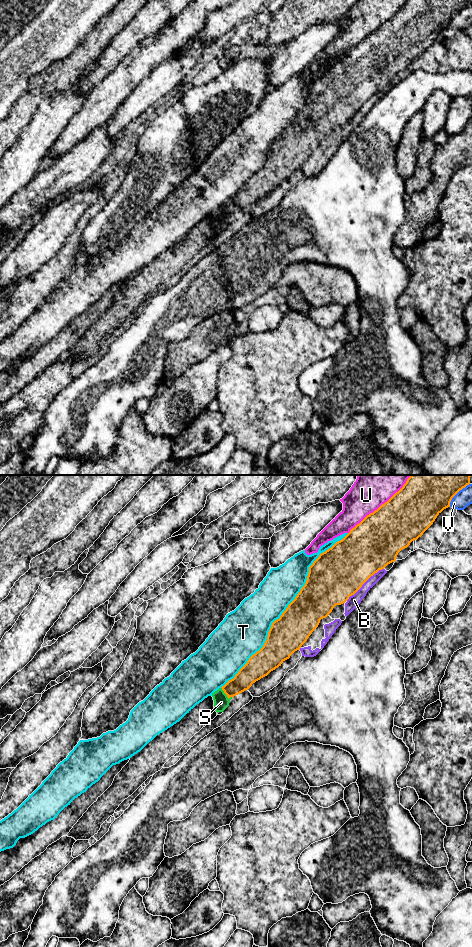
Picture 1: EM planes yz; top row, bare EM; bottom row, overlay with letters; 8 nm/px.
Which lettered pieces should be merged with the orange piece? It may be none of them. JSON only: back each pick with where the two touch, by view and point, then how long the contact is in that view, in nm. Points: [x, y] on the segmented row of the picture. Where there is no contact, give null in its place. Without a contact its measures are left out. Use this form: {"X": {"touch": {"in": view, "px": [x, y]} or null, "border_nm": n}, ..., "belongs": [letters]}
{"belongs": []}

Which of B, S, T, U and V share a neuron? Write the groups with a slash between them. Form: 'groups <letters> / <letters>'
groups B S / T / U / V

